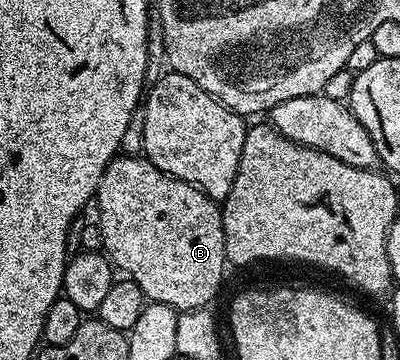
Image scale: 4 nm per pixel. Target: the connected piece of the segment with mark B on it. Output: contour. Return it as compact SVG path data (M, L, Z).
M118 155L114 157L113 162L107 167L107 171L103 171L103 179L97 188L97 196L95 198L95 206L97 205L97 216L95 221L101 227L101 249L106 257L113 262L118 270L121 269L128 280L135 284L143 291L143 295L149 301L158 301L164 305L178 311L187 309L203 309L210 304L209 300L216 295L221 289L221 276L227 270L227 262L225 260L225 240L223 239L223 219L221 218L221 205L210 199L204 191L197 186L180 181L178 177L167 175L163 171L159 171L159 167L155 167L149 162L148 157L142 155L139 157L127 157Z

